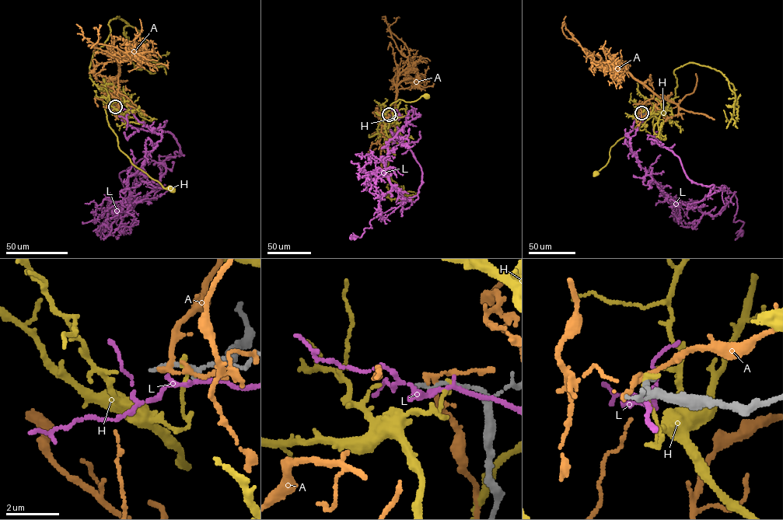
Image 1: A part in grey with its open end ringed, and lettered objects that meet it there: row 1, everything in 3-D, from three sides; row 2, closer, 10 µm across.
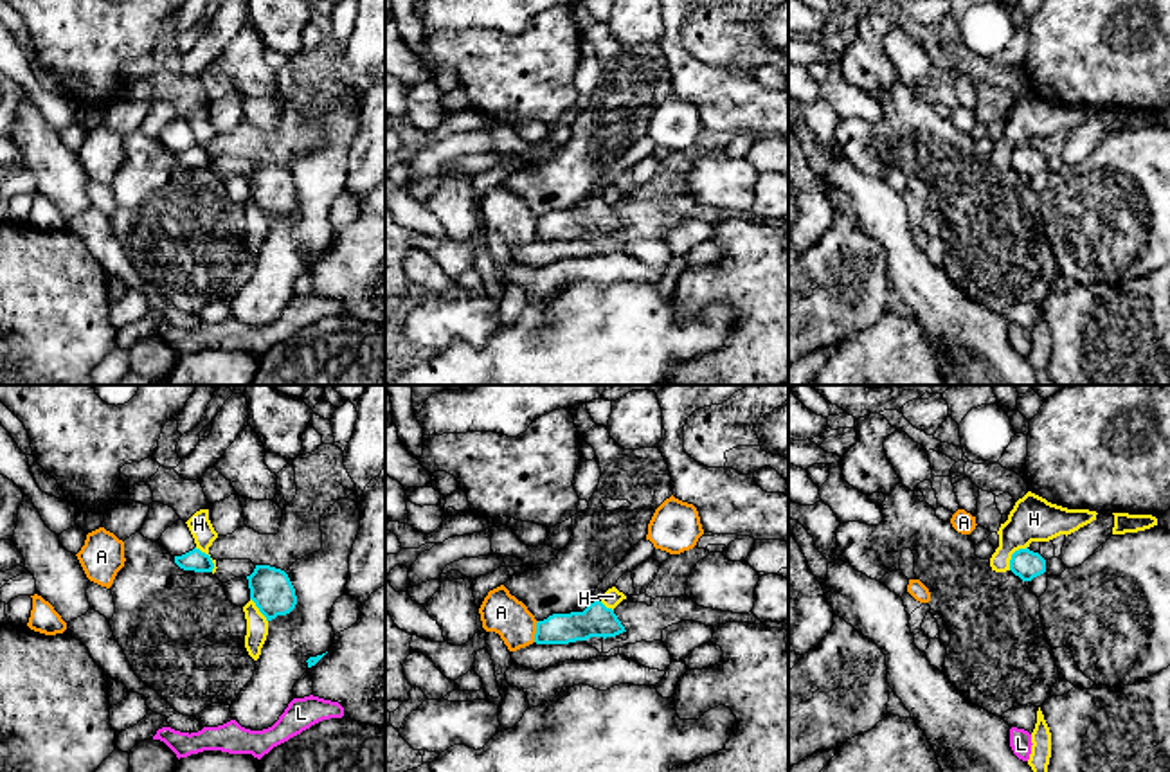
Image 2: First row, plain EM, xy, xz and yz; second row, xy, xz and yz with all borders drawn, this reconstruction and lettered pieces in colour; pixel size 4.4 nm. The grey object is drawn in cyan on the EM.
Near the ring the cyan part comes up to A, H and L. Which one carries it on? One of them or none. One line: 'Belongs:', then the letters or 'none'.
Belongs: none

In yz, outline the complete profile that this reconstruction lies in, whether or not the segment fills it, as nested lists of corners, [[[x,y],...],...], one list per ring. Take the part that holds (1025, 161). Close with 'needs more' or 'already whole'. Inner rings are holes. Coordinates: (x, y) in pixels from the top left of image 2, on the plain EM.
[[[1028,144],[1019,146],[1012,151],[1010,167],[1022,178],[1031,178],[1033,175],[1046,169],[1046,157]]] | already whole

